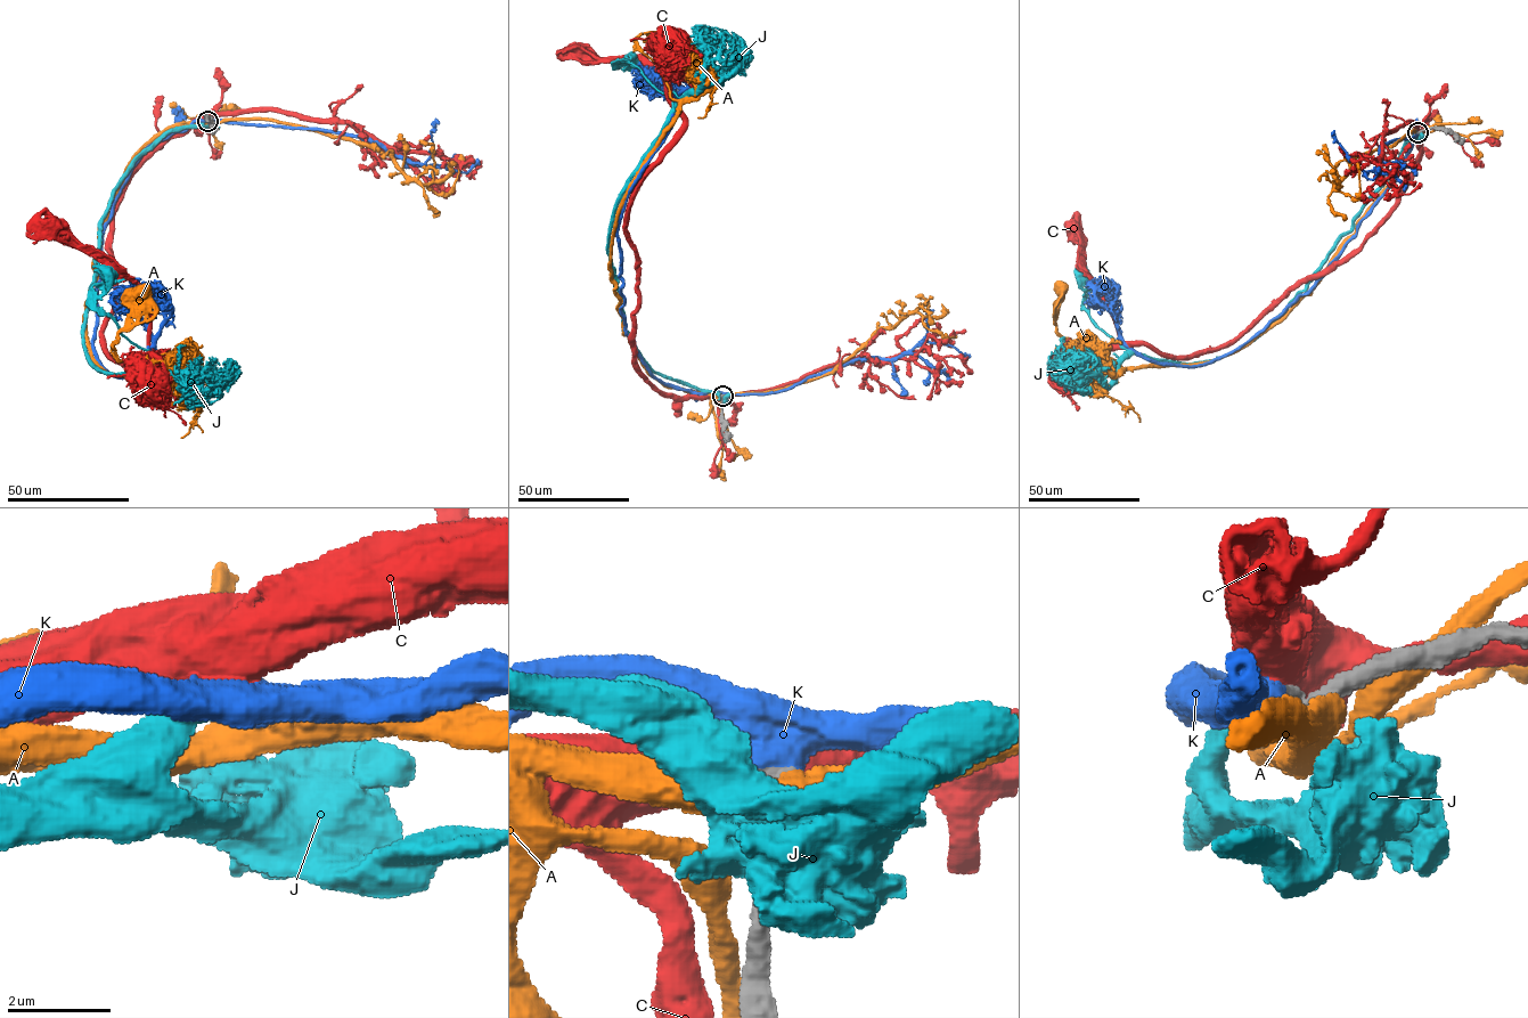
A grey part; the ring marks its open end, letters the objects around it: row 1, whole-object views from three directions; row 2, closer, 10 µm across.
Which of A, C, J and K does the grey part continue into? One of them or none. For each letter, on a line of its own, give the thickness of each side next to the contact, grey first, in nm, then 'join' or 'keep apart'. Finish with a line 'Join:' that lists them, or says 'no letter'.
A: calibres 600 and 700 nm; keep apart
C: calibres 550 and 850 nm; keep apart
J: calibres 550 and 400 nm; keep apart
K: calibres 600 and 700 nm; join
Join: K

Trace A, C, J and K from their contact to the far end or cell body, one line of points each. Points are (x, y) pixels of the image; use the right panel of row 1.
A: (1419, 132), (1315, 287), (1226, 355), (1124, 368), (1096, 350), (1073, 351), (1056, 332), (1060, 288)
C: (1418, 131), (1414, 173), (1362, 246), (1304, 278), (1218, 348), (1166, 356), (1143, 343), (1125, 342), (1070, 227)
J: (1418, 132), (1307, 286), (1253, 339), (1224, 355), (1178, 363), (1128, 350), (1086, 311), (1087, 278), (1080, 271)
K: (1418, 132), (1395, 181), (1326, 273), (1226, 353), (1195, 366), (1141, 357), (1120, 336), (1095, 277)

